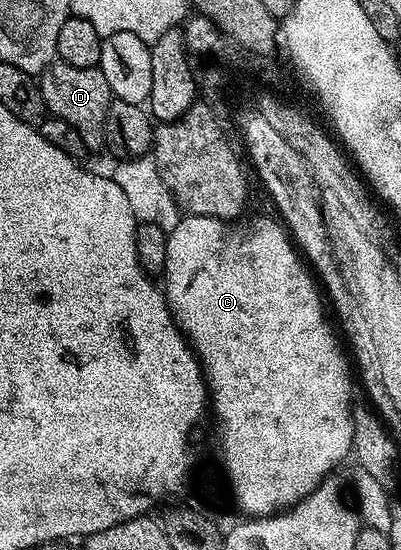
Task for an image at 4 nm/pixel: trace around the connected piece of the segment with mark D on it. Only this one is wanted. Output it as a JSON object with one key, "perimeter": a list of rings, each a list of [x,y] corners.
{"perimeter":[[[54,61],[46,70],[40,72],[38,82],[49,116],[74,125],[74,129],[78,129],[78,133],[83,135],[85,144],[99,144],[103,140],[106,113],[114,96],[99,67],[78,69],[78,65]]]}

